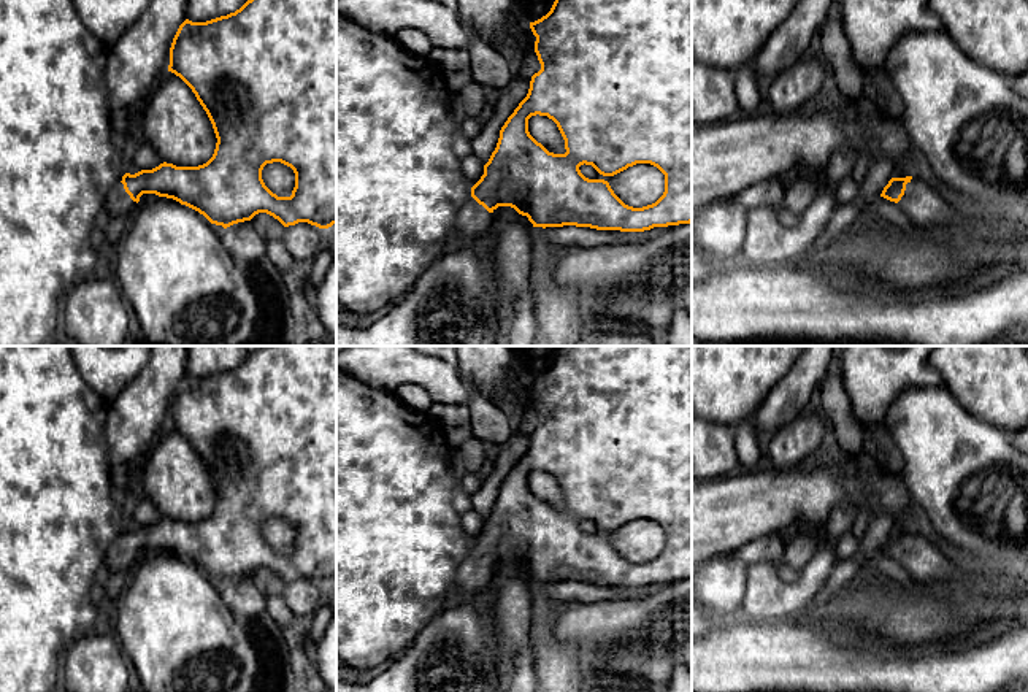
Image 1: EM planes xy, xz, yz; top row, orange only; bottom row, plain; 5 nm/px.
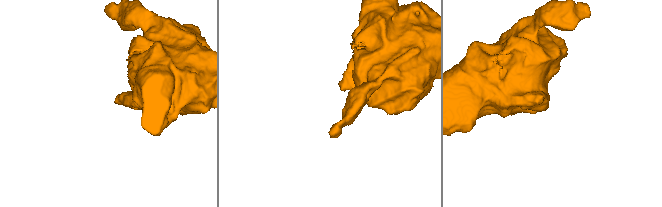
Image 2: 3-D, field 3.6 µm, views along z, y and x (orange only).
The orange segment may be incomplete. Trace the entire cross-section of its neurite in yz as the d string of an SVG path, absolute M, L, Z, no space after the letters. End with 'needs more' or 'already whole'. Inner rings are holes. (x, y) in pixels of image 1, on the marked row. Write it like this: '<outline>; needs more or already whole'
M914 176L892 178L880 197L898 203L912 224L933 238L961 235L974 225L961 217L934 187Z; needs more

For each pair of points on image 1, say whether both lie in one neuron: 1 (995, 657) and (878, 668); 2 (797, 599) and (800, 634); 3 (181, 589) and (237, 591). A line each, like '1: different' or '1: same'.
1: same
2: different
3: different

